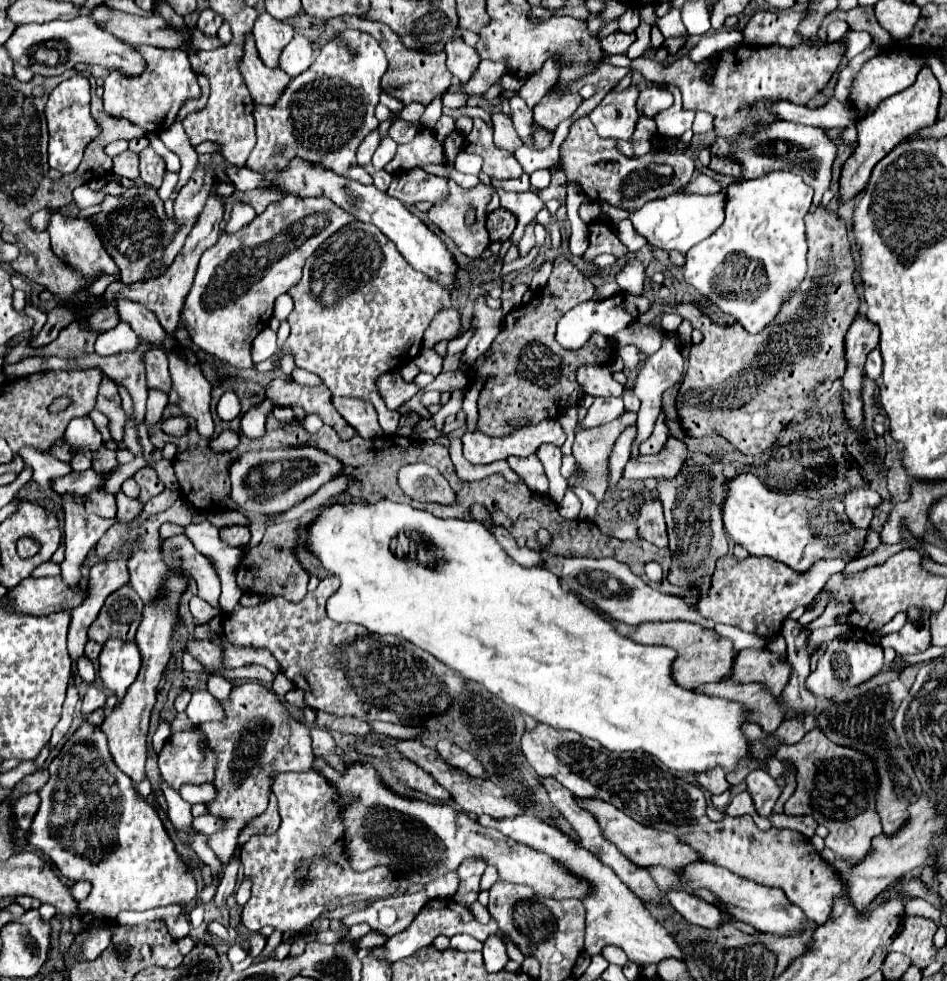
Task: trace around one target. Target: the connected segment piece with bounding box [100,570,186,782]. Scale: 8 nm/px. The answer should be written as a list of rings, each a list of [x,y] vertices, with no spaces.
[[[168,570],[166,582],[162,596],[156,604],[144,608],[144,616],[140,622],[140,628],[136,632],[136,646],[142,654],[142,666],[138,672],[138,678],[134,684],[128,688],[124,700],[120,706],[116,706],[106,720],[102,722],[102,730],[108,738],[108,750],[112,754],[114,764],[132,778],[132,782],[140,782],[144,778],[144,764],[146,764],[146,738],[148,738],[148,722],[150,722],[150,712],[156,704],[156,690],[158,682],[162,678],[162,672],[168,664],[168,658],[172,654],[172,630],[178,618],[178,598],[186,588],[186,580],[180,574],[174,574]]]

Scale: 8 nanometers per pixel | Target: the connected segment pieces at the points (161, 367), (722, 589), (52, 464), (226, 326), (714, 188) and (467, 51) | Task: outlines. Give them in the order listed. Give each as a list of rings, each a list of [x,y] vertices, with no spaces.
[[[148,350],[146,354],[146,384],[150,390],[170,392],[172,390],[172,378],[168,370],[168,360],[160,350]]]
[[[728,552],[716,562],[712,592],[698,602],[698,610],[704,618],[742,628],[744,632],[754,632],[764,640],[770,640],[782,630],[784,620],[794,608],[808,606],[824,588],[828,578],[834,572],[844,570],[844,566],[852,560],[856,558],[846,556],[838,560],[816,560],[816,564],[812,564],[812,568],[804,576],[800,576],[800,572],[792,572],[792,568],[768,556],[748,556],[746,560],[736,560],[734,554]]]
[[[28,446],[20,450],[20,456],[34,470],[32,480],[44,490],[52,490],[52,480],[56,480],[60,476],[68,476],[72,472],[72,466],[68,462],[56,460],[52,456],[42,456],[40,450],[34,450]]]
[[[284,196],[278,202],[268,204],[268,208],[258,214],[250,224],[246,224],[242,230],[228,234],[222,232],[220,240],[208,248],[200,260],[194,284],[188,292],[188,300],[184,302],[182,308],[182,324],[186,326],[190,338],[194,344],[208,352],[210,356],[236,366],[236,368],[252,368],[252,354],[250,346],[252,340],[268,326],[272,318],[272,306],[274,300],[288,292],[296,282],[300,282],[302,276],[302,266],[312,256],[312,252],[336,230],[340,230],[344,224],[352,222],[354,218],[340,210],[332,200],[328,198],[296,198],[296,196]]]
[[[698,174],[696,178],[692,178],[692,180],[682,188],[682,192],[688,192],[688,194],[716,194],[716,192],[722,192],[722,186],[720,186],[720,182],[716,182],[712,176]]]
[[[454,34],[452,40],[446,44],[446,54],[448,54],[448,70],[452,72],[452,76],[456,76],[462,84],[466,84],[472,76],[472,72],[478,68],[480,62],[480,54],[466,46],[464,40],[460,38],[460,34]]]

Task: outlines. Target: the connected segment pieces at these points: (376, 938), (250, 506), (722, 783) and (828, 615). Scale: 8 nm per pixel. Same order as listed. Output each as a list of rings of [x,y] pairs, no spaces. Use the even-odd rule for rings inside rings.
[[[368,932],[364,938],[360,938],[360,944],[356,944],[358,946],[358,950],[360,948],[372,948],[372,946],[378,946],[378,944],[382,944],[386,940],[386,936],[382,936],[380,932]]]
[[[312,446],[248,452],[230,466],[230,500],[244,512],[276,516],[288,512],[342,472],[344,464],[340,464],[340,460],[334,460],[334,456],[328,456],[324,450]]]
[[[712,768],[712,772],[696,772],[696,782],[712,794],[722,794],[728,788],[726,774],[722,768]]]
[[[830,602],[825,608],[823,614],[808,625],[804,626],[804,630],[810,633],[818,628],[824,628],[837,624],[837,619],[840,616],[849,613],[851,608],[852,606],[850,606],[850,602],[846,602],[846,604]]]

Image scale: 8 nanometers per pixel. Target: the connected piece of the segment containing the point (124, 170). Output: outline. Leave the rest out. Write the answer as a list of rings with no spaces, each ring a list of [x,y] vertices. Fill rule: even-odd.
[[[126,150],[122,154],[118,154],[114,158],[114,166],[112,170],[124,178],[130,178],[130,180],[136,180],[138,178],[138,154]]]

